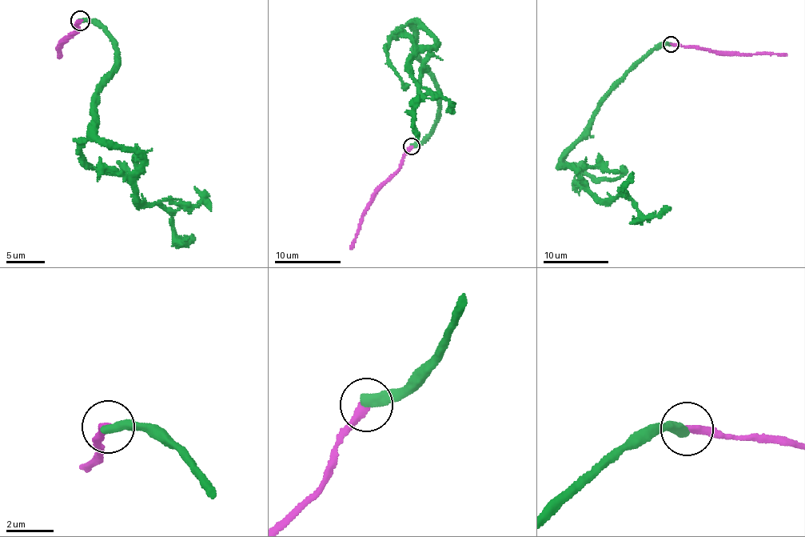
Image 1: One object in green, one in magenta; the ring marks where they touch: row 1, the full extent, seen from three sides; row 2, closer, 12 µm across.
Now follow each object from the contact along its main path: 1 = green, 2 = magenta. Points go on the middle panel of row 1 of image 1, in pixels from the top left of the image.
1: (411, 146), (425, 142), (439, 107), (413, 48), (420, 22), (436, 42), (410, 66), (420, 98), (416, 139)
2: (411, 146), (403, 164), (374, 197), (350, 249)

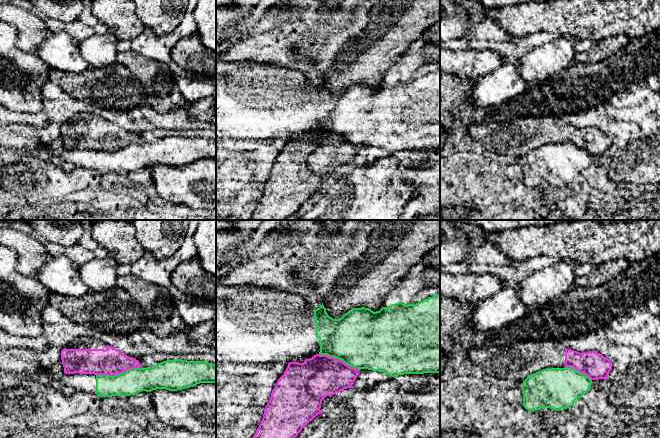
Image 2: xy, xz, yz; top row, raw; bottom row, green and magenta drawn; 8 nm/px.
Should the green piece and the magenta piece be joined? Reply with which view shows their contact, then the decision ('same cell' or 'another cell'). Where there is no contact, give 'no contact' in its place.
xy | another cell

